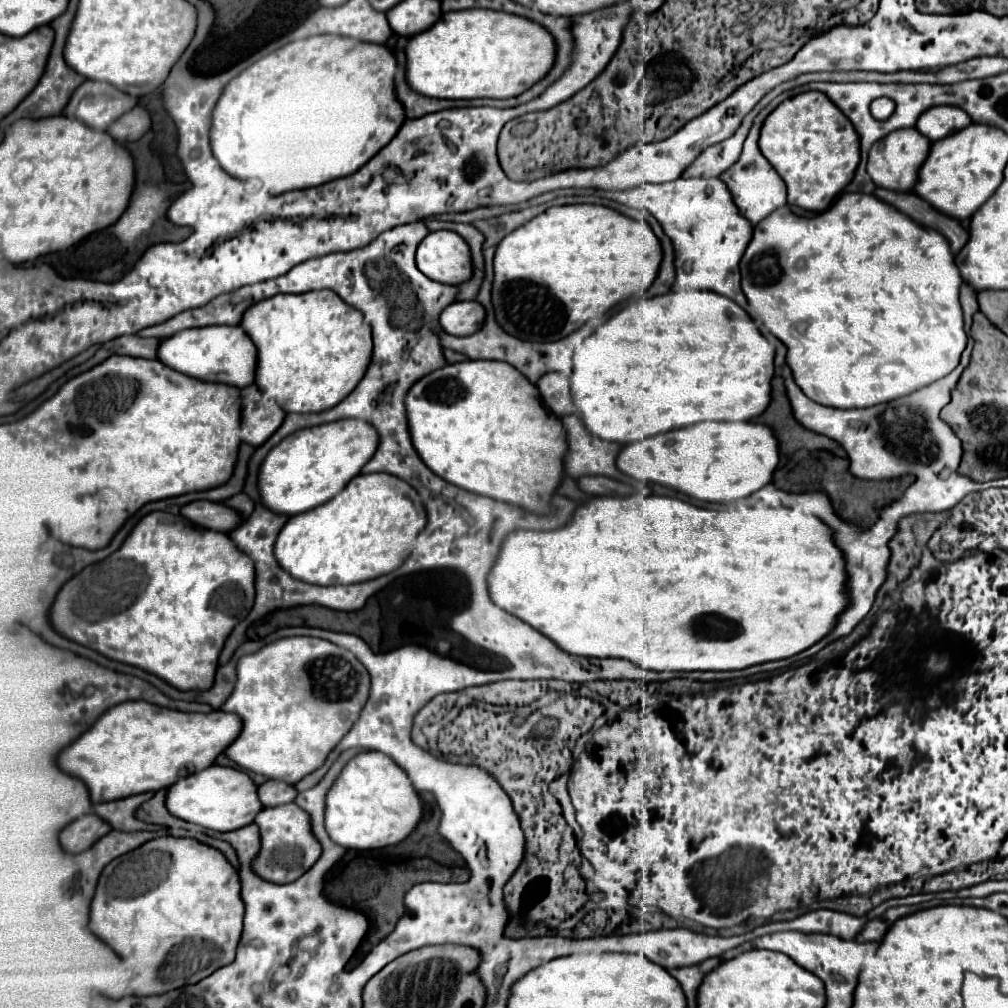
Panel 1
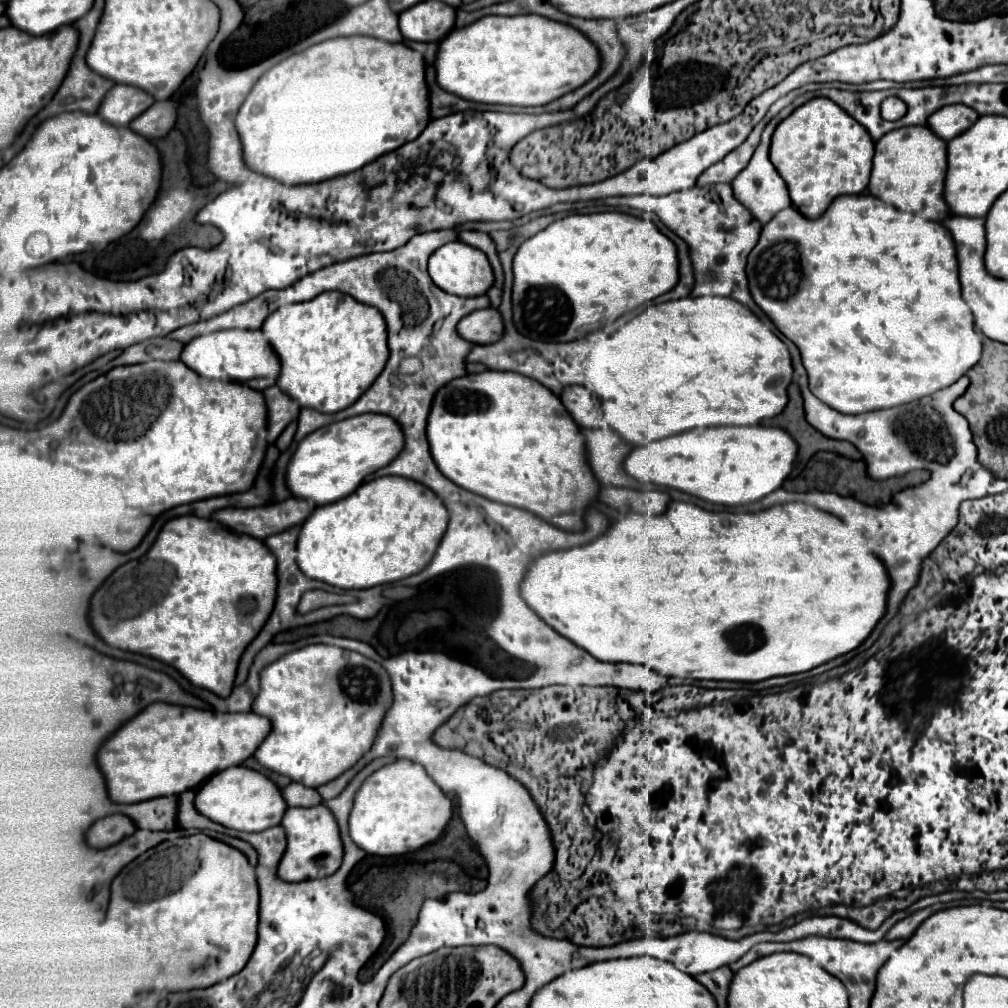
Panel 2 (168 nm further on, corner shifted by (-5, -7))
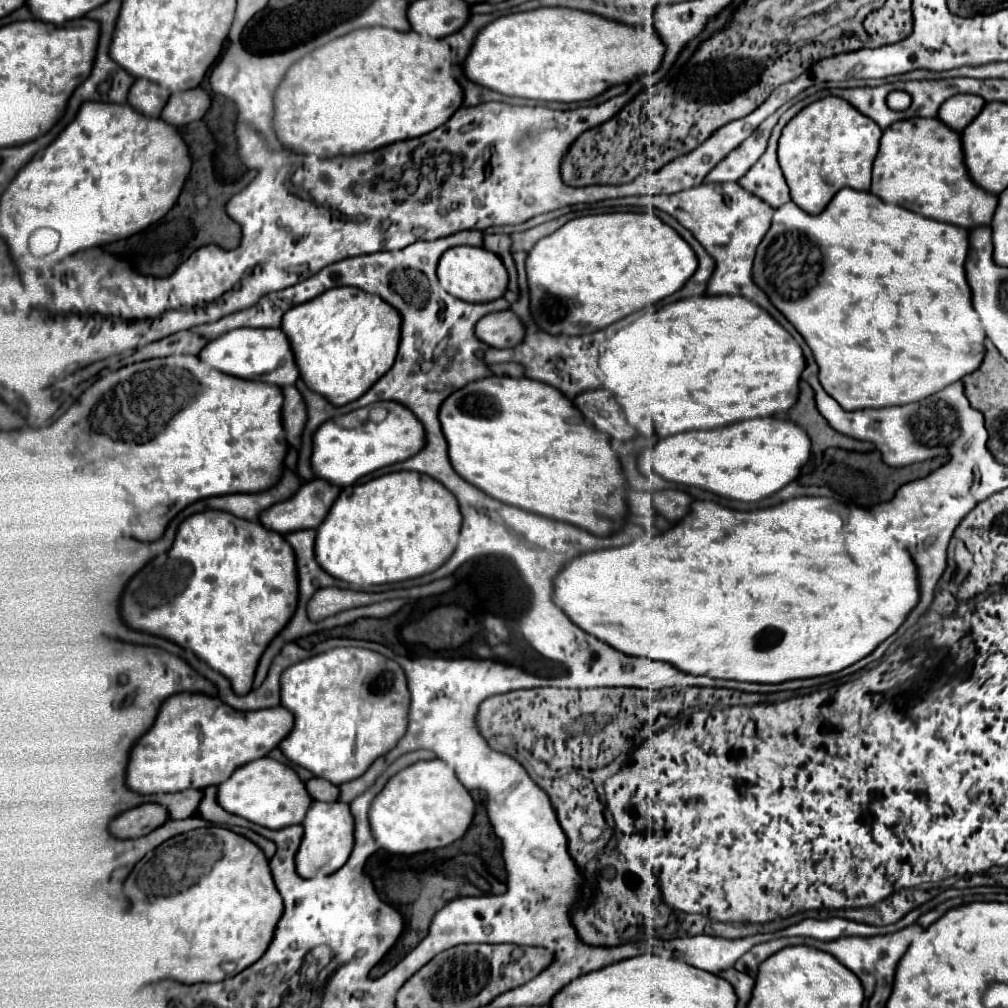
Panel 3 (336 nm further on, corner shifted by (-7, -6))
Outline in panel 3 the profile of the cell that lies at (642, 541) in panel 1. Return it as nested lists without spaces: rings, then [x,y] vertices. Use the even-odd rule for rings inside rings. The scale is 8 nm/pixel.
[[[794,497],[780,505],[768,509],[756,509],[756,511],[734,511],[714,501],[694,501],[692,513],[686,515],[686,519],[682,519],[674,529],[666,531],[664,535],[658,537],[642,535],[630,545],[592,551],[566,563],[566,567],[556,575],[554,597],[556,603],[562,607],[562,611],[566,611],[566,615],[578,627],[588,631],[590,635],[596,635],[598,639],[602,639],[604,643],[626,655],[640,655],[656,661],[668,661],[680,671],[694,673],[694,675],[708,675],[716,679],[736,679],[736,681],[750,681],[750,683],[784,683],[792,679],[832,675],[868,657],[882,641],[886,641],[890,635],[898,631],[898,627],[906,621],[910,611],[918,605],[920,581],[918,581],[918,567],[914,565],[914,559],[890,533],[884,517],[876,515],[874,517],[870,511],[862,507],[844,505],[828,497]]]

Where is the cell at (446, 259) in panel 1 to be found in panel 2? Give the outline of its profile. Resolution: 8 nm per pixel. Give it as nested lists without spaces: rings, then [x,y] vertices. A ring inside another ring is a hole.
[[[460,240],[448,242],[448,244],[440,246],[436,252],[432,252],[432,256],[428,260],[428,274],[438,288],[442,288],[448,294],[456,294],[456,296],[486,294],[486,290],[494,282],[494,274],[492,274],[492,268],[488,264],[488,258],[484,256],[484,252],[464,244]]]

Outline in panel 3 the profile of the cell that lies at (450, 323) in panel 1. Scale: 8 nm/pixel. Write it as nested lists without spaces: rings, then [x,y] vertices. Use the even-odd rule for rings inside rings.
[[[498,311],[482,317],[476,325],[476,337],[494,349],[510,349],[522,343],[526,329],[512,311]]]

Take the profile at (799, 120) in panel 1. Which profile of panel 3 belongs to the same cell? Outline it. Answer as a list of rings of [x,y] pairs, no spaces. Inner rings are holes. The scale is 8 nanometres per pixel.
[[[826,97],[802,109],[784,127],[778,149],[792,201],[802,211],[818,215],[842,187],[868,191],[880,137],[882,129],[840,97]]]

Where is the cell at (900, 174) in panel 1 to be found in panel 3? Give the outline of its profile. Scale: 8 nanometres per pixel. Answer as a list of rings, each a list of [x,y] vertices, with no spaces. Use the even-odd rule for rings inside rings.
[[[938,117],[904,119],[884,129],[880,151],[873,163],[870,193],[886,203],[964,229],[990,225],[998,205],[998,195],[988,195],[968,175],[960,133]]]

